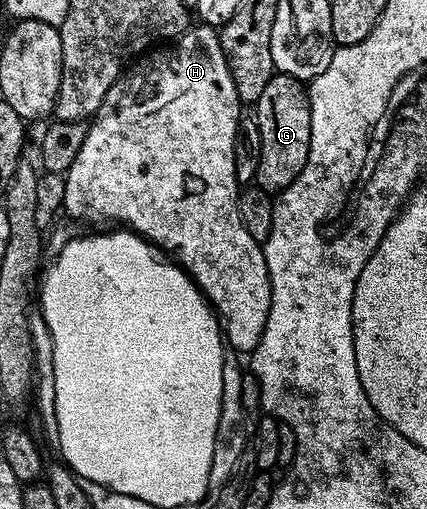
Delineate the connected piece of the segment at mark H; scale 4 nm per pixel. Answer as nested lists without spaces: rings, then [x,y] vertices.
[[[193,25],[171,44],[153,49],[147,56],[141,57],[131,69],[121,74],[110,88],[110,92],[106,92],[102,104],[97,108],[88,126],[86,140],[82,140],[82,149],[78,151],[78,156],[74,156],[74,164],[70,164],[67,174],[64,175],[63,213],[77,218],[80,222],[116,222],[112,224],[119,224],[121,227],[139,234],[141,238],[147,238],[153,246],[175,259],[186,271],[188,277],[199,286],[200,293],[208,299],[213,311],[218,315],[225,343],[231,349],[233,346],[237,350],[237,352],[235,351],[237,355],[248,356],[256,349],[258,340],[262,340],[262,332],[266,328],[266,320],[270,316],[272,289],[264,259],[263,245],[256,242],[254,236],[250,236],[250,232],[246,232],[246,224],[242,224],[242,216],[238,212],[240,190],[234,172],[234,140],[242,117],[240,109],[242,109],[242,103],[234,88],[234,80],[230,76],[226,56],[222,52],[219,33],[210,26]]]

